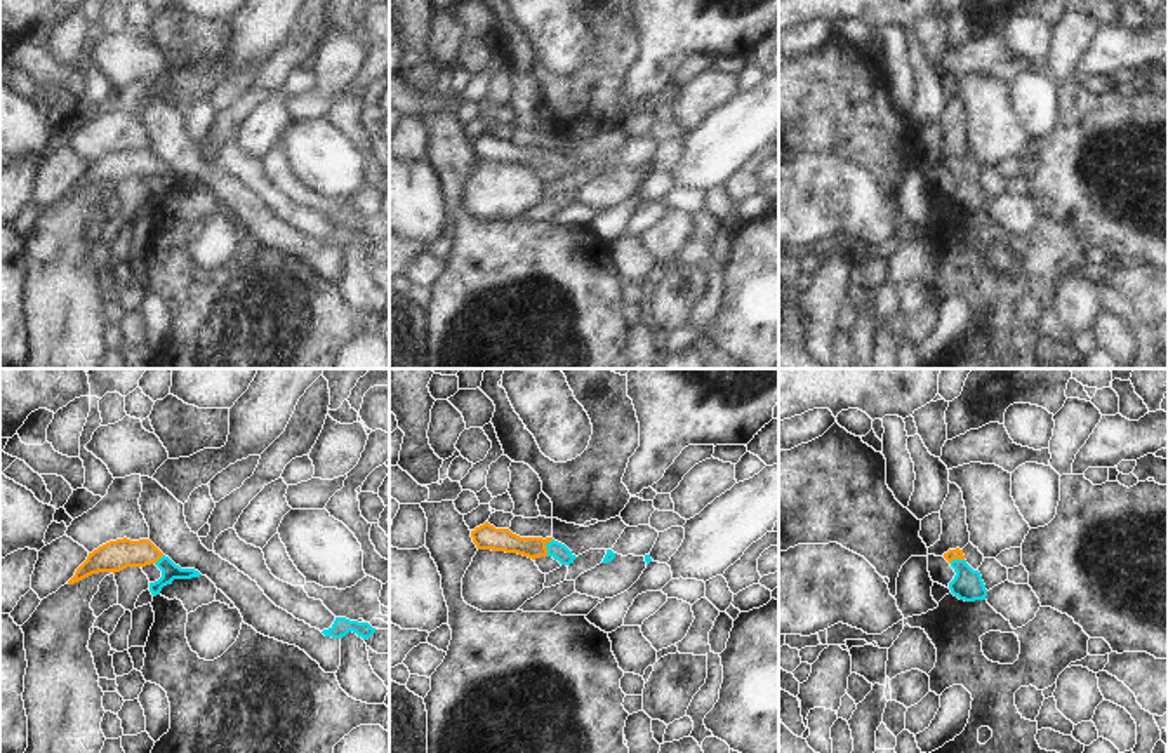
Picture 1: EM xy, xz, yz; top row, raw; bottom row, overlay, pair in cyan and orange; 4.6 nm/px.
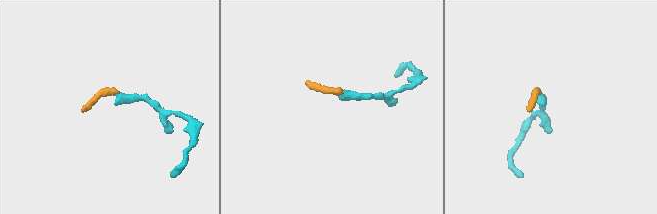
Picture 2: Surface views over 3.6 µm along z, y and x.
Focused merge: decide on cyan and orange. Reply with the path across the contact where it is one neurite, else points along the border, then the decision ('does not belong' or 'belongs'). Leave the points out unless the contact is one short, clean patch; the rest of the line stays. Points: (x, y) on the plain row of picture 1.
across xz (557, 160), (546, 157), (522, 157), (497, 150) | belongs

